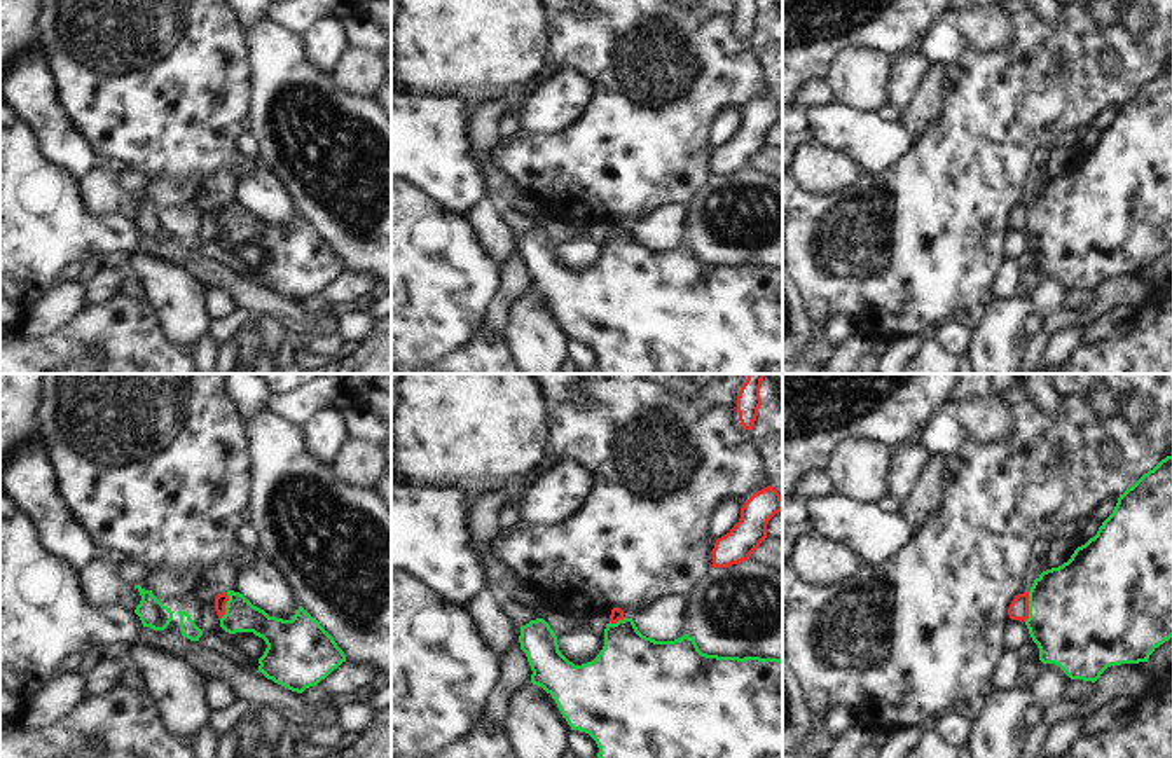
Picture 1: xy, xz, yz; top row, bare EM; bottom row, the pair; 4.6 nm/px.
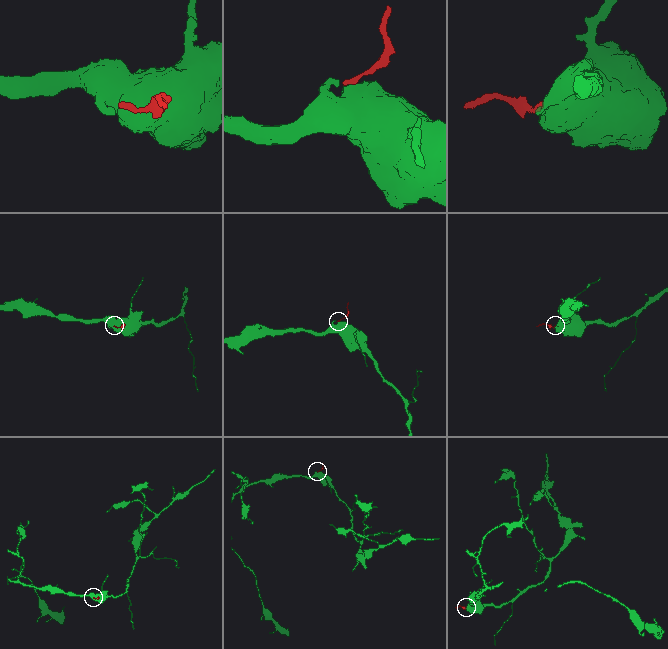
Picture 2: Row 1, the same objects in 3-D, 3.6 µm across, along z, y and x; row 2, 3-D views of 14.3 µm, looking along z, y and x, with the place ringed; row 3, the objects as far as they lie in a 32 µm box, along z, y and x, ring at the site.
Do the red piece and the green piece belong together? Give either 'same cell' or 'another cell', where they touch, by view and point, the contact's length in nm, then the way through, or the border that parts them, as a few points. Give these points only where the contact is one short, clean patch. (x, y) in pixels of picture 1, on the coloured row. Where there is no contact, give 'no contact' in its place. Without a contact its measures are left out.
another cell; meets red in yz at (1027, 606); contact 140 nm long; border along yz (1029, 592), (1029, 615), (1024, 620)

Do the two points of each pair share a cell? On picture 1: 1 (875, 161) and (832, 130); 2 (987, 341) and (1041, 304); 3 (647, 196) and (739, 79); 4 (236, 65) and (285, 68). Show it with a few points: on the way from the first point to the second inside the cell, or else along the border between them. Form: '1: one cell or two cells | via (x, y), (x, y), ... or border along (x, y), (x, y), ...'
1: one cell | via (865, 151), (847, 133), (842, 133)
2: one cell | via (1001, 327), (1027, 304)
3: one cell | via (647, 166), (710, 103)
4: two cells | border along (243, 27), (254, 72), (254, 105), (250, 109)

